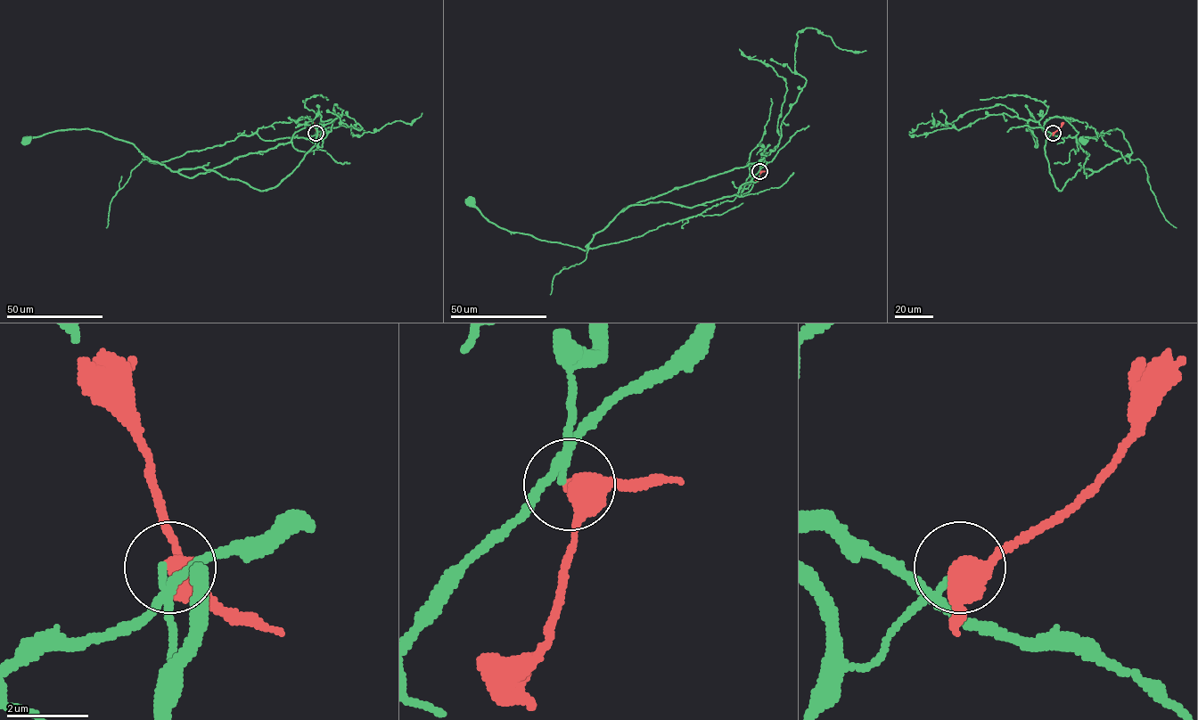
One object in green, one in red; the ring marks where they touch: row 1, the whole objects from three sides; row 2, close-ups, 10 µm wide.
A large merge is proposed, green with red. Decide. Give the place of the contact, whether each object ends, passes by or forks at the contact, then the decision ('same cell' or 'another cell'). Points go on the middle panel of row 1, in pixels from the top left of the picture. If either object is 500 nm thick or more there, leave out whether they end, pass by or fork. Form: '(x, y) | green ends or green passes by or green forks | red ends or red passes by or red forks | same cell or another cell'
(759, 171) | same cell

